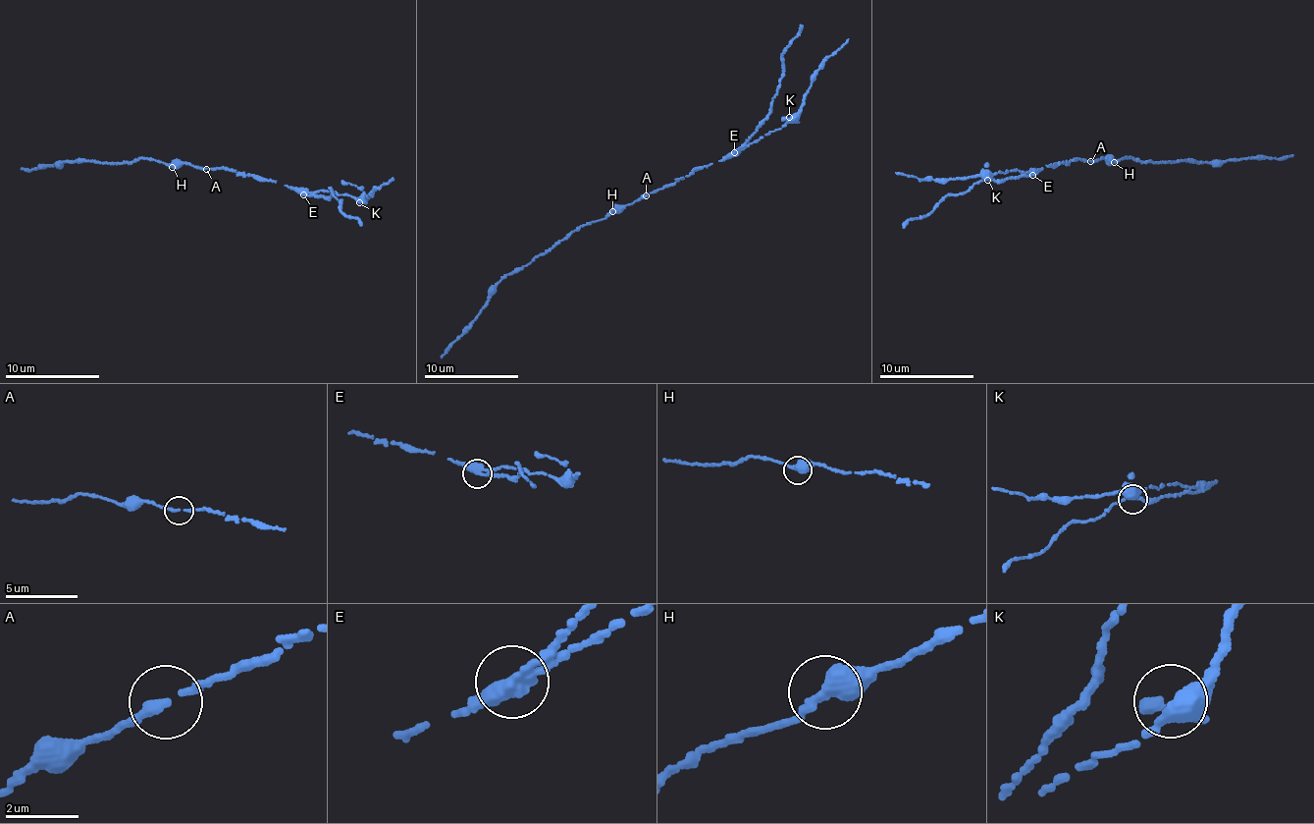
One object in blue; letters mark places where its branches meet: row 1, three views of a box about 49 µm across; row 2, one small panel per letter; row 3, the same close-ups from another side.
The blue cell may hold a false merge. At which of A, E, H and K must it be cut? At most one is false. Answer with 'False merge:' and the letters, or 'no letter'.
False merge: E

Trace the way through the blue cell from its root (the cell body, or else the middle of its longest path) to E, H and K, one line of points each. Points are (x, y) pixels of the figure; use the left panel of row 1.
E: (206, 169), (233, 169), (272, 179), (303, 193)
H: (206, 169), (195, 168), (187, 163), (172, 167)
K: (206, 169), (233, 169), (294, 189), (303, 188), (308, 192), (336, 191), (346, 193), (359, 202)

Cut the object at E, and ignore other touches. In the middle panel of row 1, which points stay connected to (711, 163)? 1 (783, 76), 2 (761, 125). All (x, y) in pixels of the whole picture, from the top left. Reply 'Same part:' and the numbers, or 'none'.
Same part: none

